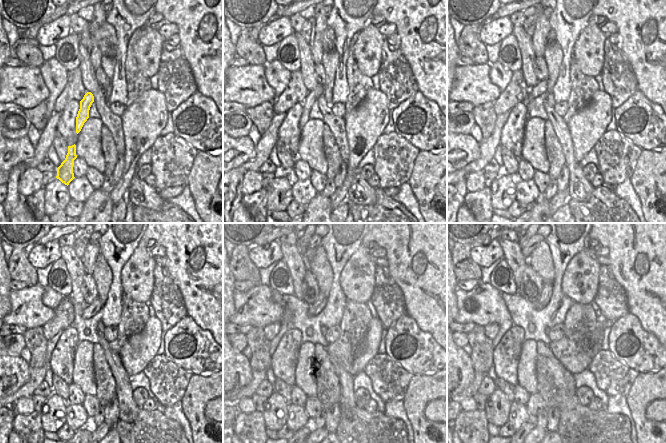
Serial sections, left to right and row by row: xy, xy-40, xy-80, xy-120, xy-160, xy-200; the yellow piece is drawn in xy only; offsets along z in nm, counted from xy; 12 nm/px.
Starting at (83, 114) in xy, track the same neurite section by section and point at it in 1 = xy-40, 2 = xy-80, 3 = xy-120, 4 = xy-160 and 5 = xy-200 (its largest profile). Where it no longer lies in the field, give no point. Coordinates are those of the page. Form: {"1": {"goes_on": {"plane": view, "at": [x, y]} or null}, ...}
{"1": {"goes_on": {"plane": "xy-40", "at": [312, 96]}}, "2": {"goes_on": {"plane": "xy-80", "at": [542, 86]}}, "3": {"goes_on": {"plane": "xy-120", "at": [90, 310]}}, "4": {"goes_on": {"plane": "xy-160", "at": [314, 309]}}, "5": {"goes_on": {"plane": "xy-200", "at": [542, 302]}}}

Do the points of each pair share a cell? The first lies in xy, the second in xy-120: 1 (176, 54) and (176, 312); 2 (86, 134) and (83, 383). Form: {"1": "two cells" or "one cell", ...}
{"1": "one cell", "2": "one cell"}

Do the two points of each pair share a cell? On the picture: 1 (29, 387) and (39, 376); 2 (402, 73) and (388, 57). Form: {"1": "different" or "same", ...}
{"1": "same", "2": "same"}

